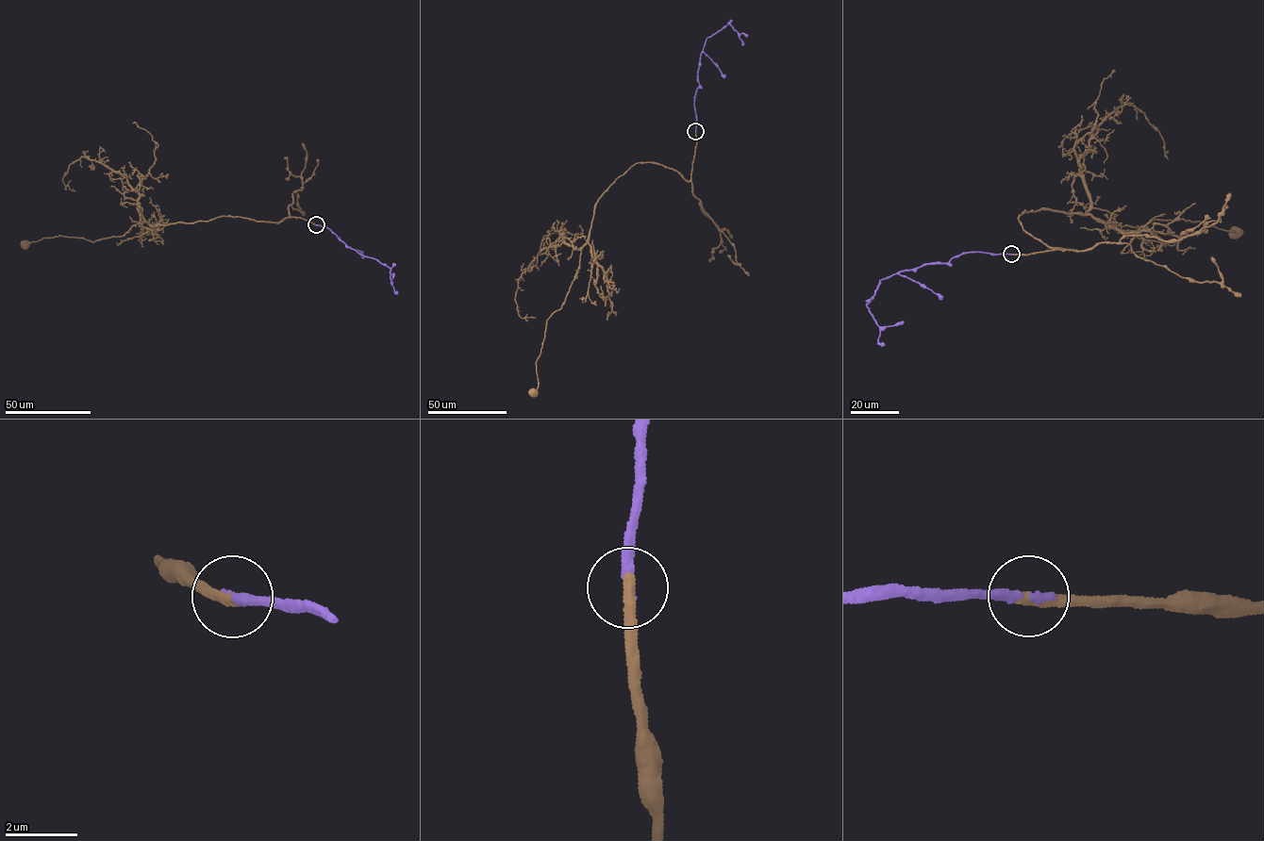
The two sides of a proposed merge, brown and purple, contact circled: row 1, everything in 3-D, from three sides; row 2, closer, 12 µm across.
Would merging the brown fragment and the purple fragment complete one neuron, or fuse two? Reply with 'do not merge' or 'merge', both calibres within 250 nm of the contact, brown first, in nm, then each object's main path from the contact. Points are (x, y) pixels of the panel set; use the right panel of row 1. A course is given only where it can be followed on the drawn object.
merge; 320 nm thick on the brown side, 240 nm on the other; brown runs (1011, 254), (1076, 251), (1023, 229), (1024, 209), (1095, 207), (1119, 226), (1181, 219), (1235, 233); purple runs (1011, 254), (962, 253), (947, 263), (923, 264), (881, 279), (867, 305), (868, 310), (880, 327), (904, 321)

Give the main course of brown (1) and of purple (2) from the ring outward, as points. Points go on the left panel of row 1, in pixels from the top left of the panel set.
1: (316, 224), (292, 216), (145, 221), (92, 241), (60, 236), (24, 244)
2: (316, 224), (330, 229), (362, 255), (385, 264), (390, 269), (392, 282), (393, 272)

